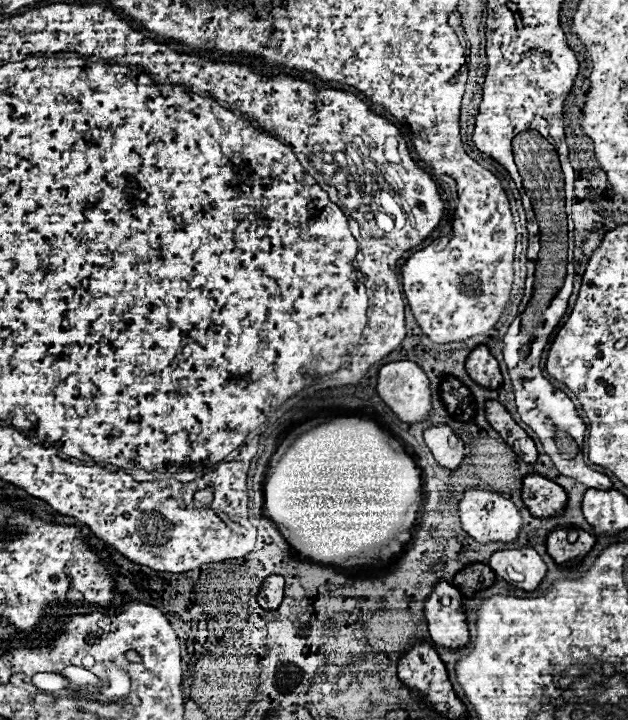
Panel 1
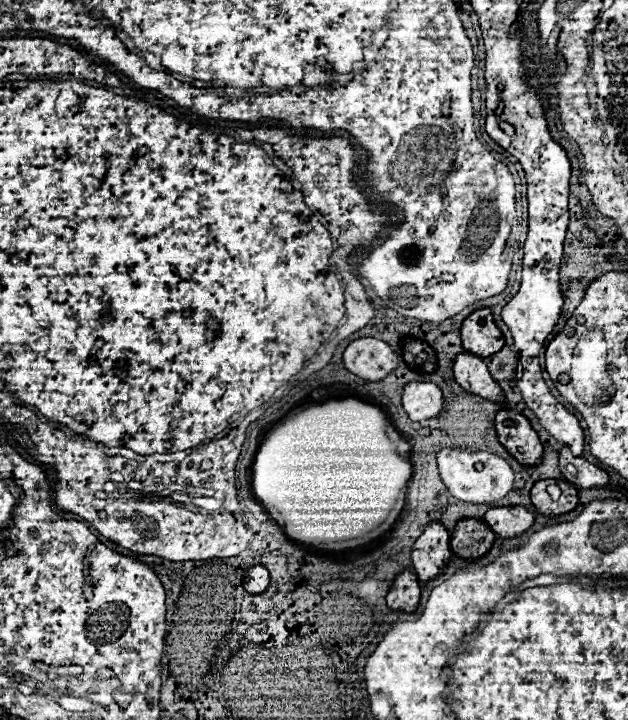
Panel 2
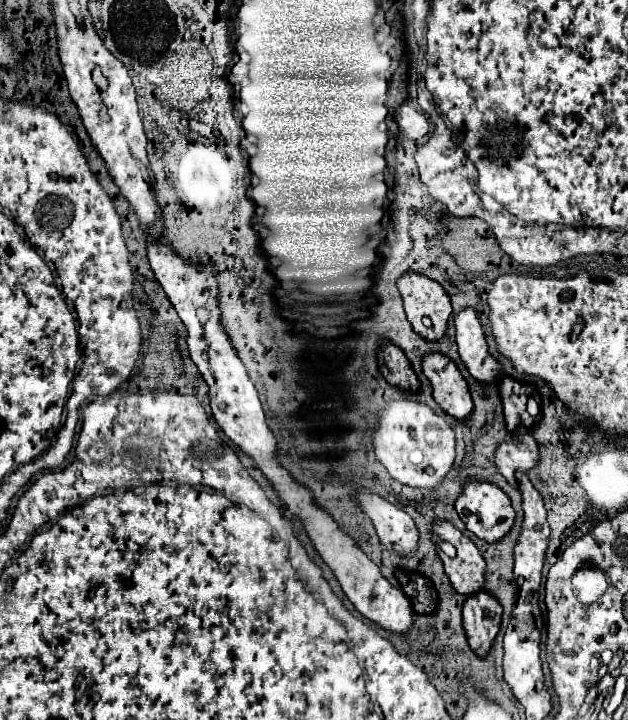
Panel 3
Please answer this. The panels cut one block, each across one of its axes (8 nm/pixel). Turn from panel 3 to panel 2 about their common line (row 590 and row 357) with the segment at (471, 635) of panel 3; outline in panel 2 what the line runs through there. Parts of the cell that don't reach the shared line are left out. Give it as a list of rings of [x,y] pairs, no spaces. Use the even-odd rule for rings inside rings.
[[[488,308],[476,310],[462,324],[462,346],[464,352],[472,352],[472,356],[488,358],[502,350],[504,336],[500,328],[494,324],[492,312]]]

